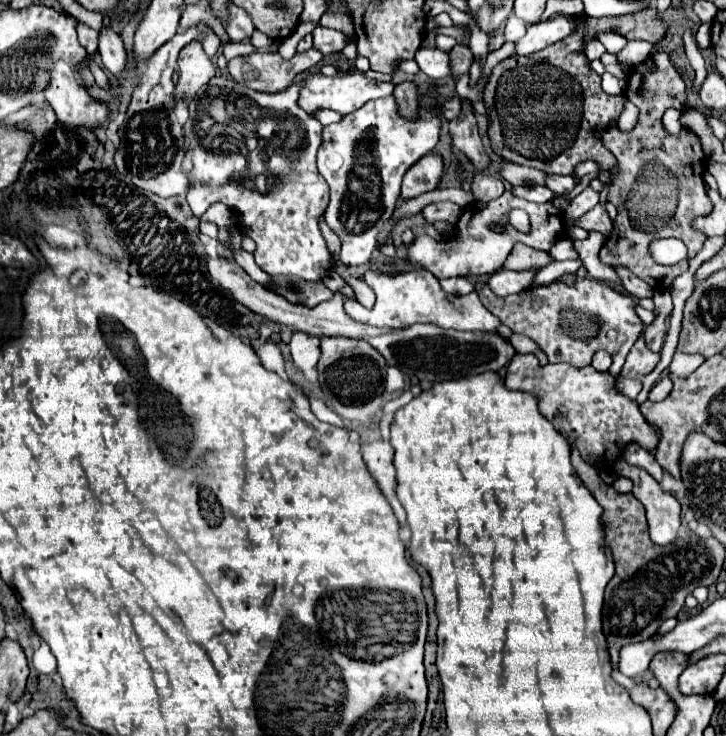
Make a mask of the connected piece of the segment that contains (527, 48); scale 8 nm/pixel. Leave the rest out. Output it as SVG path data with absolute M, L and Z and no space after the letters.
M557 12L551 18L545 18L543 22L529 26L527 34L517 42L517 54L519 56L527 56L533 52L539 52L551 44L555 44L557 40L563 40L565 36L569 36L569 32L573 30L567 14Z

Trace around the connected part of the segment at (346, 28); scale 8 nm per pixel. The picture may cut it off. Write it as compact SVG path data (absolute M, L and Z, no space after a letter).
M331 12L331 14L323 14L321 16L321 24L323 26L329 26L329 28L335 28L335 30L341 30L345 36L349 38L355 38L353 34L353 22L349 20L347 14L343 12Z

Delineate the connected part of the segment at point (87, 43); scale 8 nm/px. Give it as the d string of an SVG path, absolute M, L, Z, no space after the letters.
M79 22L79 26L77 26L77 30L79 30L79 42L81 42L81 46L85 46L85 50L89 52L89 58L93 58L93 54L97 52L99 34L97 34L95 30L91 30L89 26L81 24L81 22Z

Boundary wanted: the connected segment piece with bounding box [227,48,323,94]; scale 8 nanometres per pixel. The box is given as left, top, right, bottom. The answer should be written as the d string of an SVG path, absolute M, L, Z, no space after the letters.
M315 48L303 54L295 54L291 60L283 60L279 54L271 52L255 52L251 56L229 60L227 70L233 80L239 80L251 90L275 94L287 90L299 72L315 66L321 58L323 54Z

